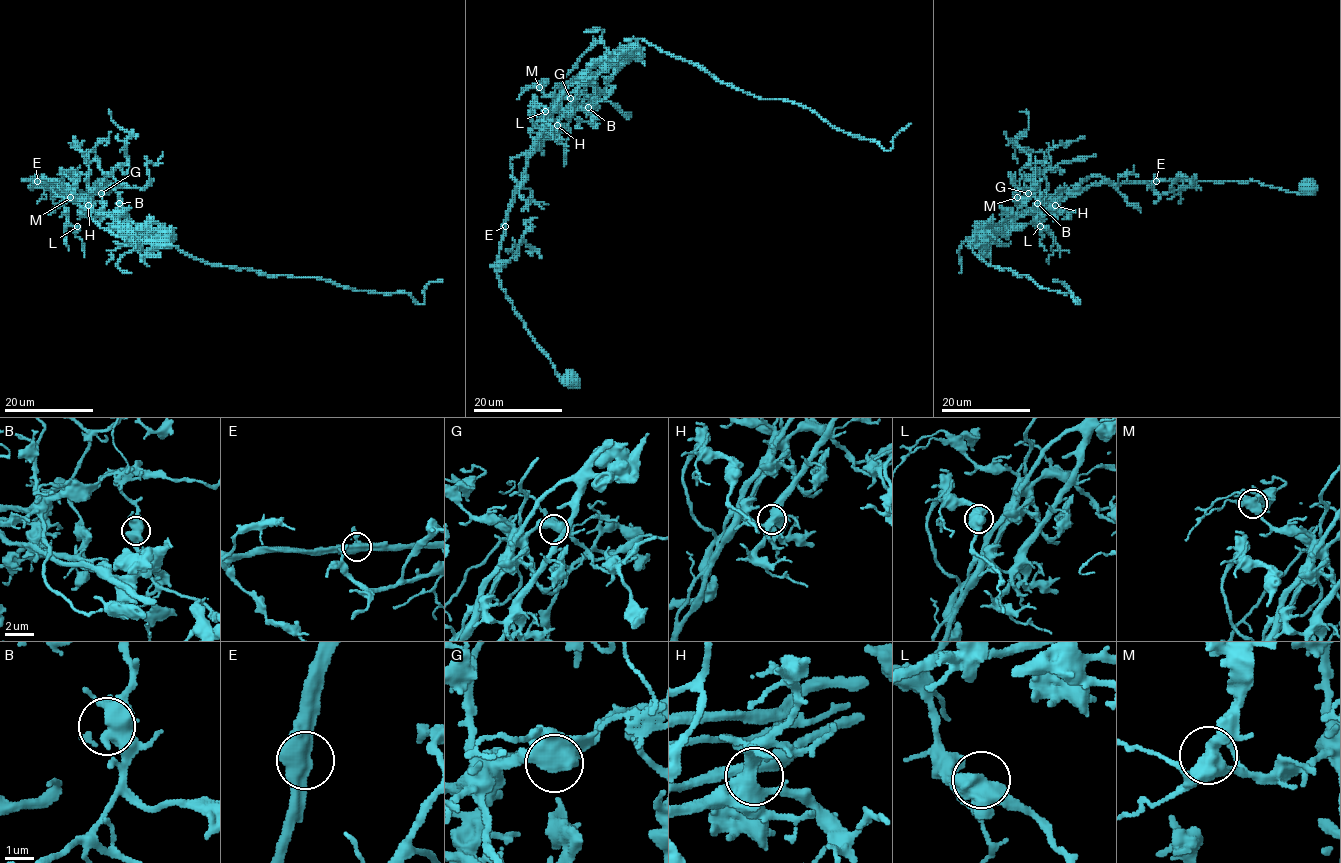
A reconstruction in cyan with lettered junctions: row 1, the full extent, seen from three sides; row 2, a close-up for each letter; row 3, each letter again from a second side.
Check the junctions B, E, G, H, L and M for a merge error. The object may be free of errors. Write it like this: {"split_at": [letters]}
{"split_at": ["E"]}

